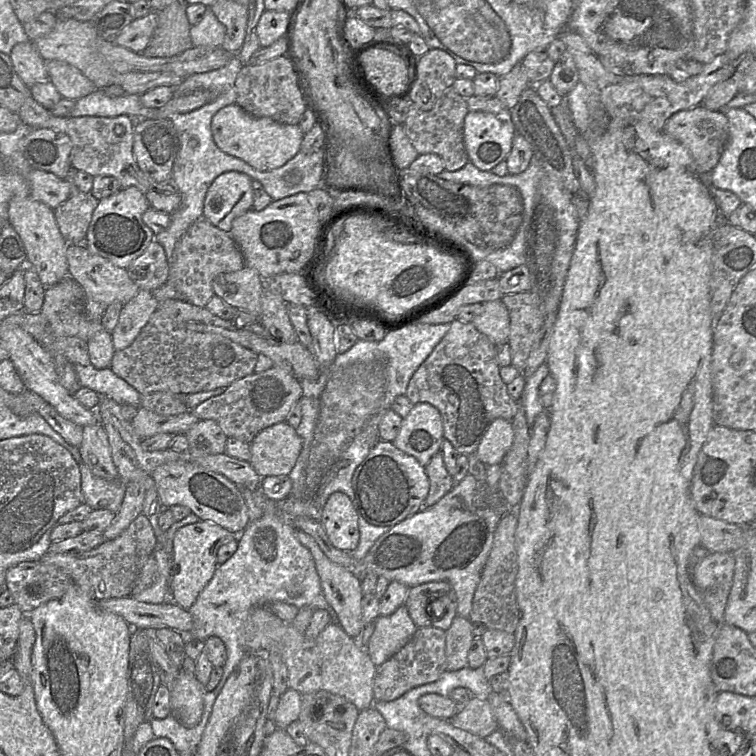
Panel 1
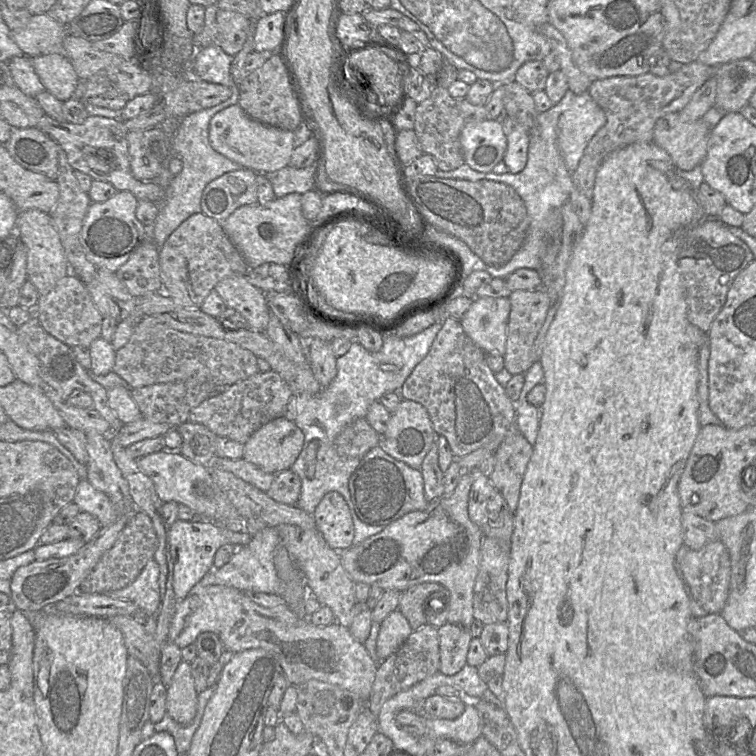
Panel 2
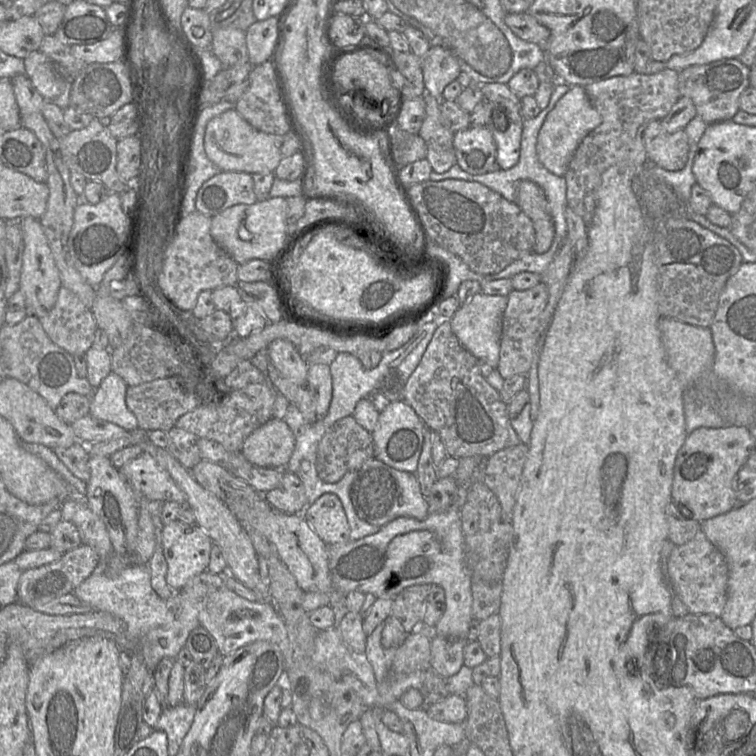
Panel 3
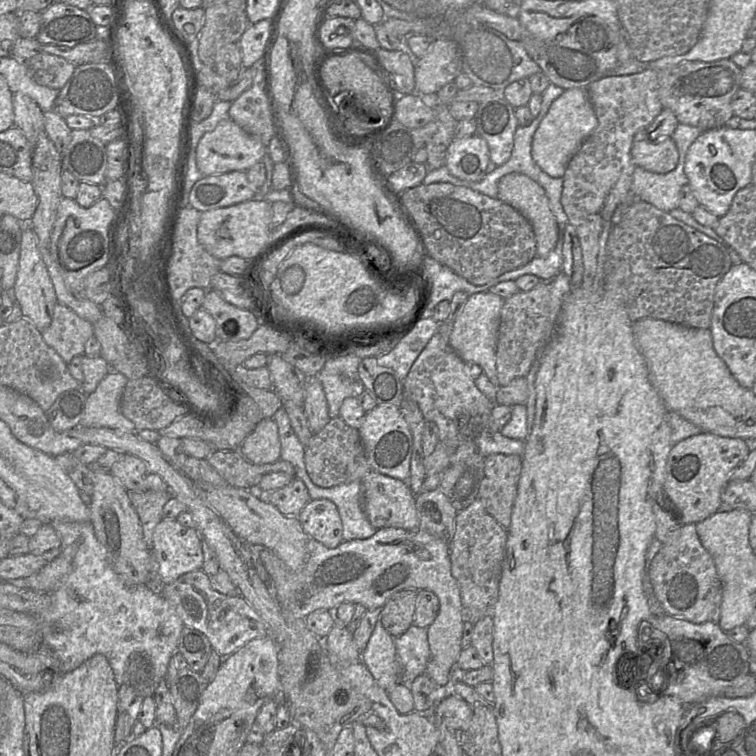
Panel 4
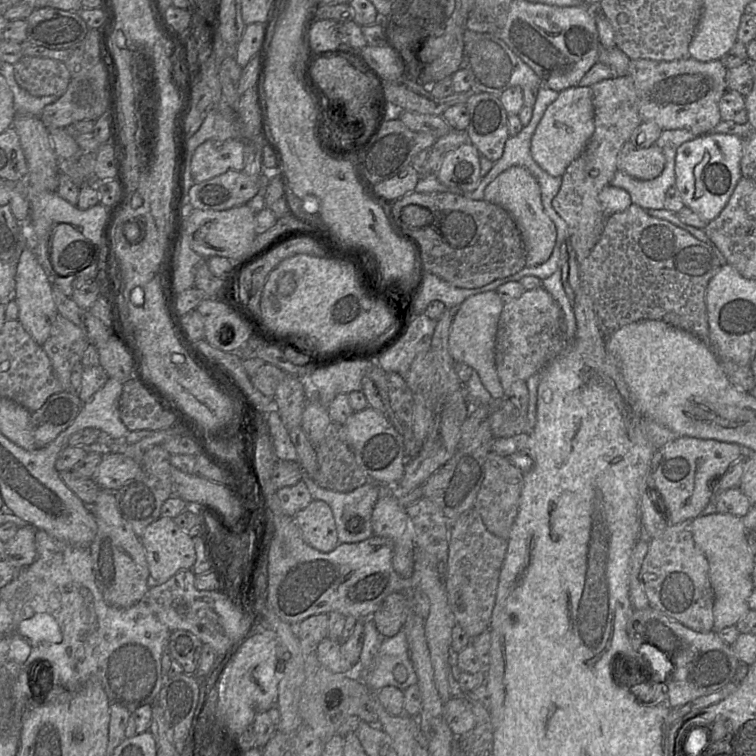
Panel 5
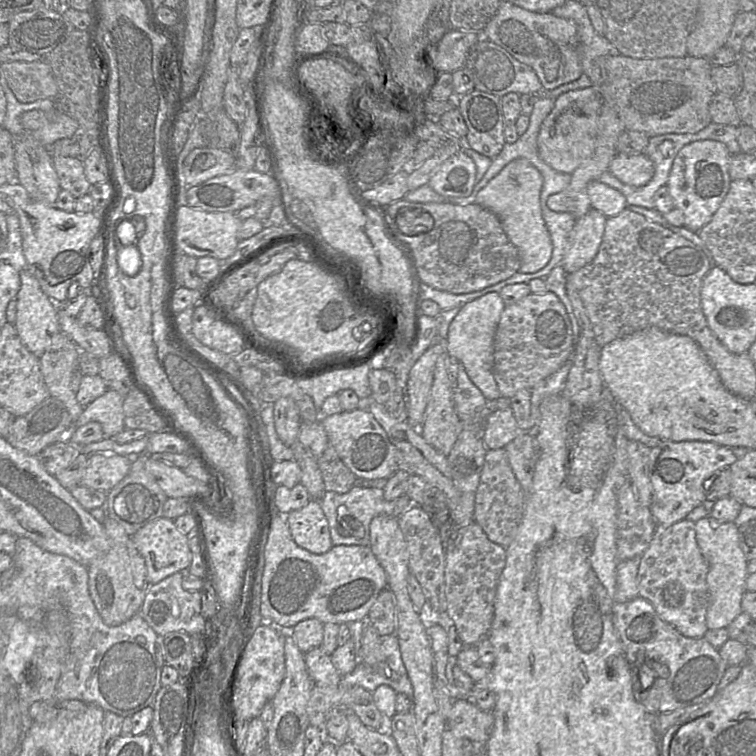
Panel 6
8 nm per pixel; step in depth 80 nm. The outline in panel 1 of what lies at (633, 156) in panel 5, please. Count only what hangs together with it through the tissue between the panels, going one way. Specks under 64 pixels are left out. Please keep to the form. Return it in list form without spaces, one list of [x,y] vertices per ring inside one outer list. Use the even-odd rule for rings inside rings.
[[[700,104],[674,113],[665,122],[663,131],[688,149],[693,158],[696,173],[709,173],[718,163],[727,144],[729,123],[725,111],[709,110]]]

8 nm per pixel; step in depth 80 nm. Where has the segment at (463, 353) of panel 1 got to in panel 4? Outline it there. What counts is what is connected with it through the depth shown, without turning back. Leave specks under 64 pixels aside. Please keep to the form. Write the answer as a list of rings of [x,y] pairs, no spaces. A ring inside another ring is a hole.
[[[437,332],[412,364],[404,379],[404,390],[405,396],[417,403],[423,417],[435,423],[439,441],[449,448],[457,449],[463,442],[472,442],[484,457],[492,454],[523,456],[525,441],[505,437],[500,431],[490,427],[491,412],[495,403],[476,387],[474,380],[465,371],[465,361],[451,348],[449,341],[445,341]]]

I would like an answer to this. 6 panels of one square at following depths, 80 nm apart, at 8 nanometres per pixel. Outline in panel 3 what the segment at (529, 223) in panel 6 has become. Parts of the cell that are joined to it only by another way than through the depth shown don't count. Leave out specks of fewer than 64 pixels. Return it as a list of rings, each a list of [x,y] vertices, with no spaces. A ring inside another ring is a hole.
[[[519,180],[516,182],[516,203],[533,222],[536,234],[534,252],[545,253],[551,247],[555,228],[544,190],[530,180]]]

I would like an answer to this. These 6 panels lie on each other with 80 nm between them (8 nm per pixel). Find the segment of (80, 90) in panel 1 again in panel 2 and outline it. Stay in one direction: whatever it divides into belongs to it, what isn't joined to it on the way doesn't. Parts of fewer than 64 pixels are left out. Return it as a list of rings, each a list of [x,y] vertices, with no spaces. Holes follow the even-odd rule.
[[[60,54],[30,58],[45,90],[62,102],[77,96],[81,80],[68,58]]]

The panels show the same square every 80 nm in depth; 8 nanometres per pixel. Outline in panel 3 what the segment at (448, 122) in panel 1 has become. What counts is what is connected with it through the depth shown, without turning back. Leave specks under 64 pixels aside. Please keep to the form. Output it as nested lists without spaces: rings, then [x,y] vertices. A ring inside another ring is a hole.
[[[425,94],[425,118],[418,131],[427,146],[427,160],[432,170],[444,173],[456,164],[454,133],[446,126],[440,112],[441,97]]]

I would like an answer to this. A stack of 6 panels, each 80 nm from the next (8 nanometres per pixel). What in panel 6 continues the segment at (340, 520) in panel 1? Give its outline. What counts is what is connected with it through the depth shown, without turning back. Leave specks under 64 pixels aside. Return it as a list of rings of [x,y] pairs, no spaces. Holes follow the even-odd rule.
[[[311,499],[304,507],[284,515],[293,540],[301,548],[313,554],[324,554],[333,547],[329,524],[319,500]]]

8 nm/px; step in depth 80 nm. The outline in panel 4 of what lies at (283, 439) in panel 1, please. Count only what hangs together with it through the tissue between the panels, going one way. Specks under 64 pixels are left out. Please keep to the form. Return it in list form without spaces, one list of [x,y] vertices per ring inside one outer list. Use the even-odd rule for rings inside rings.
[[[264,417],[245,438],[238,451],[251,463],[270,464],[280,459],[280,439],[276,423]]]

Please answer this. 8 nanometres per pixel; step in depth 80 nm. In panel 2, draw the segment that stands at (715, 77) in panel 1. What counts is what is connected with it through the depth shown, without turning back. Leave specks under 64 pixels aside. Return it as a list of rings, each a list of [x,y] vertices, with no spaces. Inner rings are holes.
[[[696,61],[683,64],[678,71],[665,76],[646,73],[593,81],[588,93],[603,109],[606,123],[591,138],[577,168],[571,173],[574,186],[592,197],[595,176],[602,162],[620,148],[637,142],[652,142],[656,121],[666,114],[681,111],[693,94],[714,76],[715,68]]]

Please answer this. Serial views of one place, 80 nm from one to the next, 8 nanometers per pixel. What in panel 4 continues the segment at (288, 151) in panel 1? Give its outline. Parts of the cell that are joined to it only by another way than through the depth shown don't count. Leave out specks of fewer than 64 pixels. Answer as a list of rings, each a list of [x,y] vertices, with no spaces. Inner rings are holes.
[[[228,117],[201,138],[196,149],[196,164],[205,177],[231,171],[247,171],[259,163],[266,153],[267,146],[261,140],[247,133]]]

